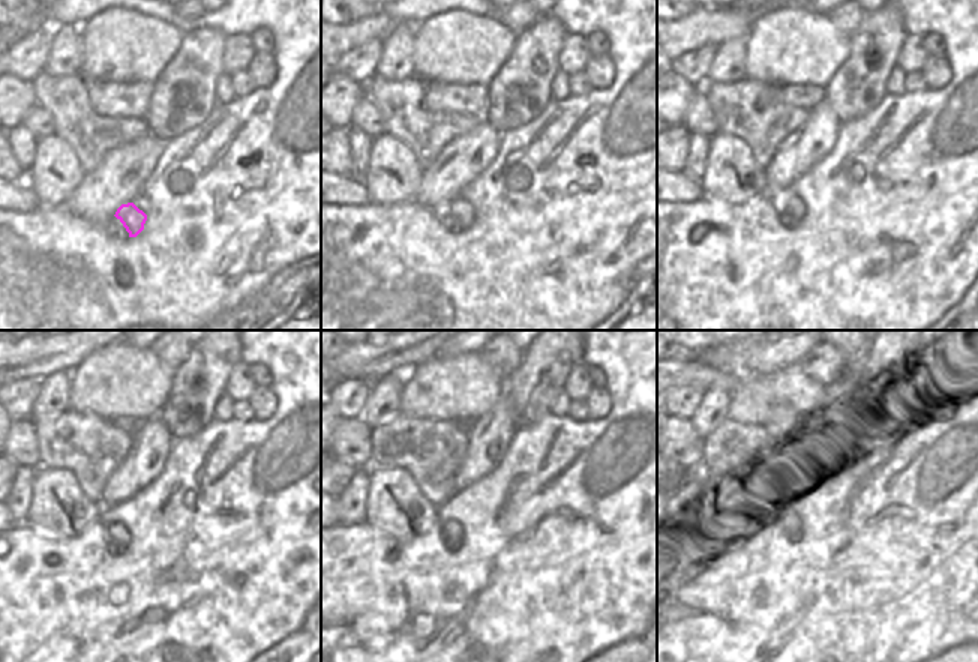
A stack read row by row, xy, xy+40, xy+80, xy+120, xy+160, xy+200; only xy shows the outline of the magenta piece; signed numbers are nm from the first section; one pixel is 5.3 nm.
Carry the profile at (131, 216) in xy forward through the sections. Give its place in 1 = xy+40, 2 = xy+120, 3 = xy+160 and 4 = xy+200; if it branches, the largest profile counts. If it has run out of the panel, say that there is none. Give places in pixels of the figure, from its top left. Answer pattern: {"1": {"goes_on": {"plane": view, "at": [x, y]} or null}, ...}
{"1": {"goes_on": {"plane": "xy+40", "at": [461, 210]}}, "2": {"goes_on": {"plane": "xy+120", "at": [116, 535]}}, "3": {"goes_on": {"plane": "xy+160", "at": [452, 532]}}, "4": {"goes_on": {"plane": "xy+200", "at": [786, 529]}}}

